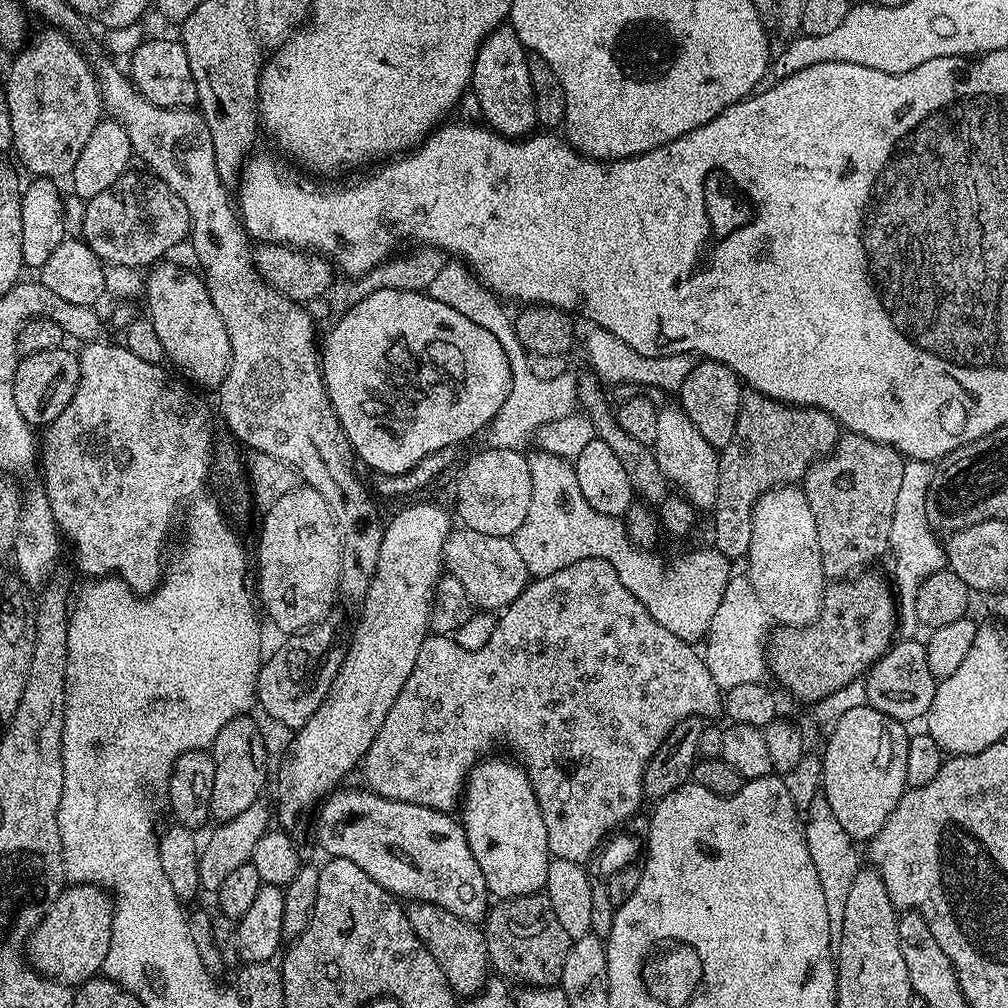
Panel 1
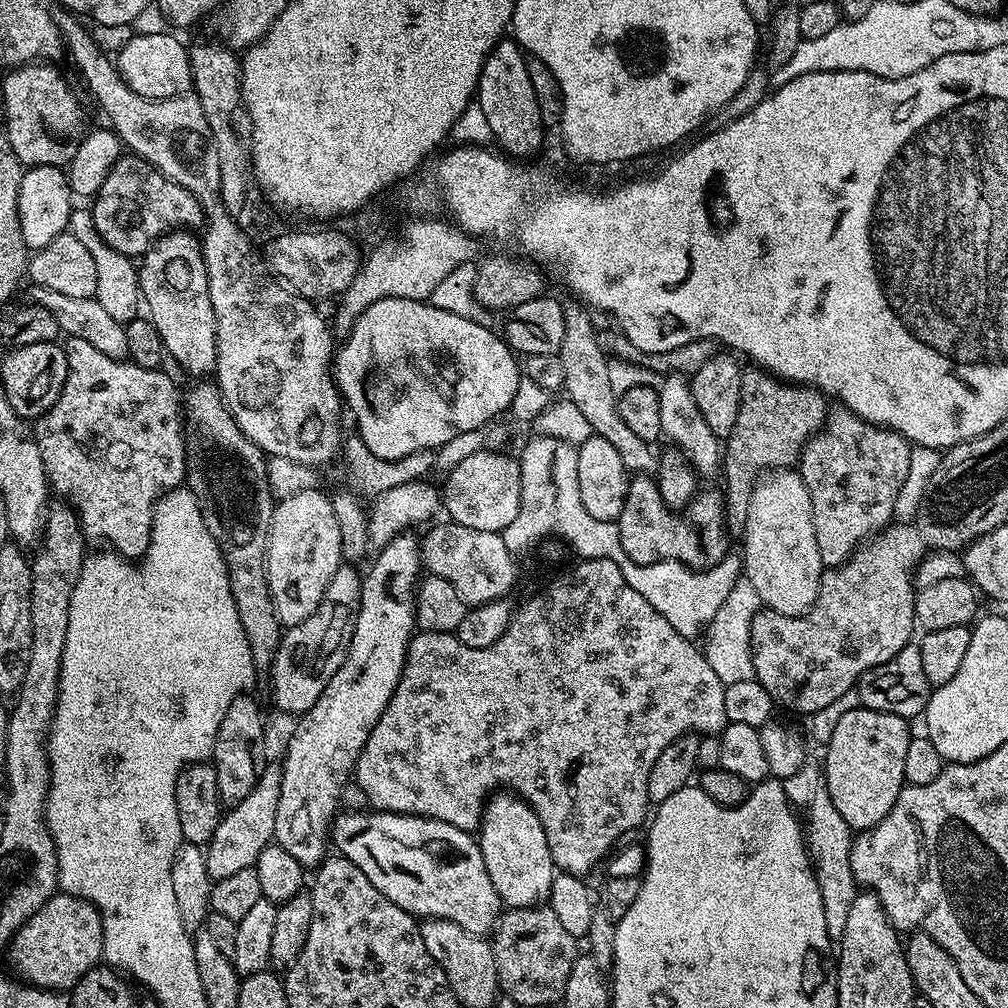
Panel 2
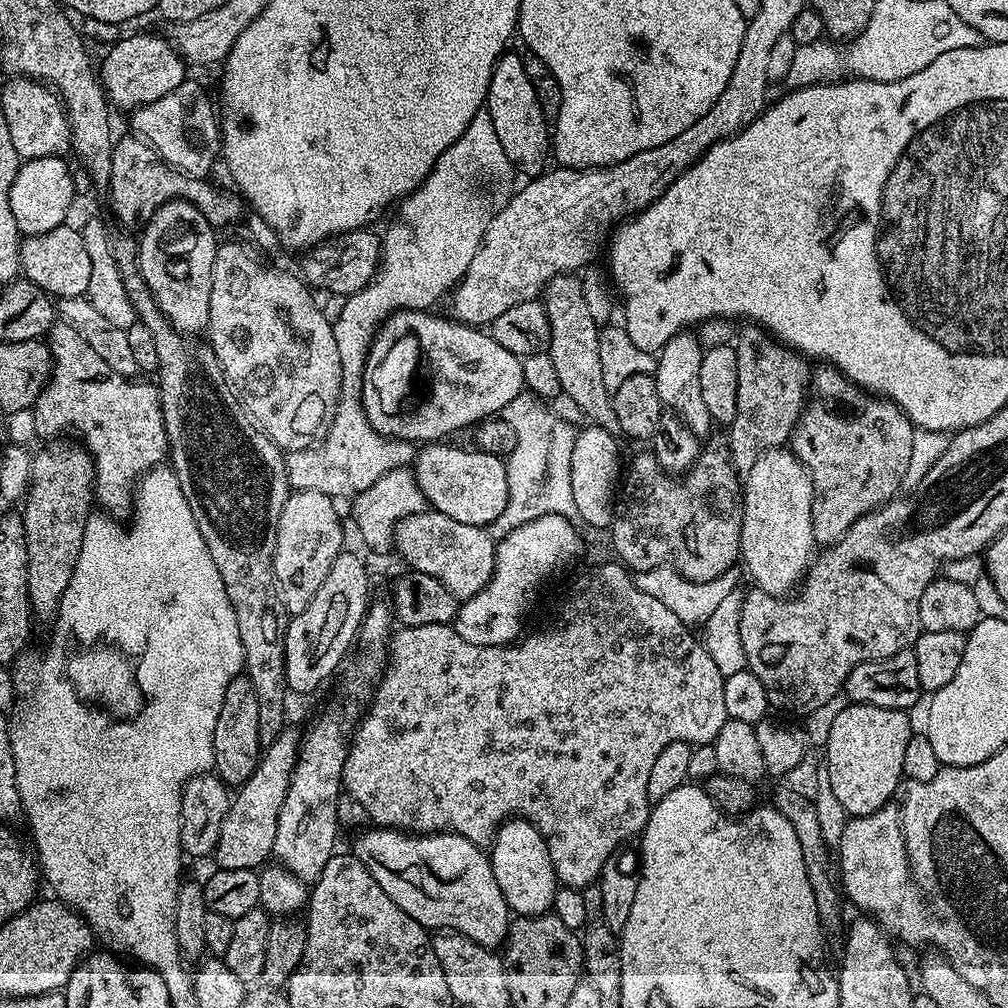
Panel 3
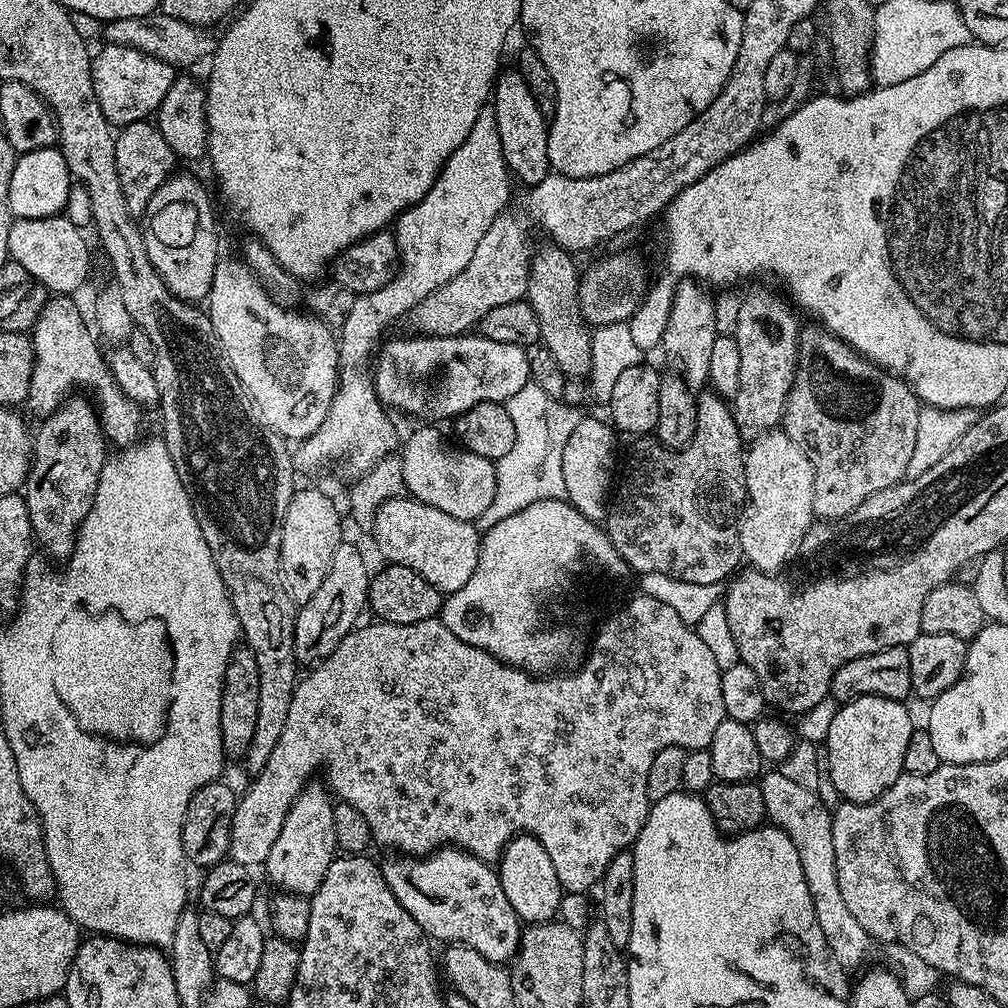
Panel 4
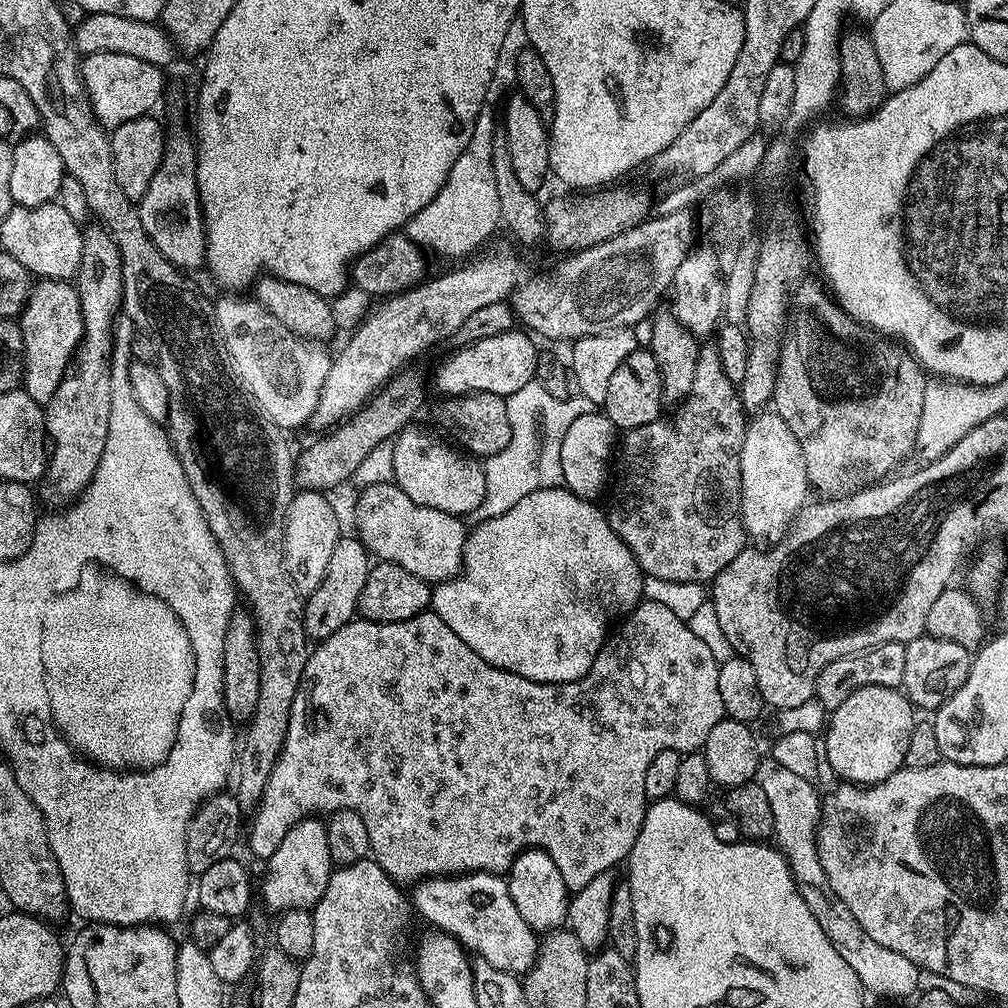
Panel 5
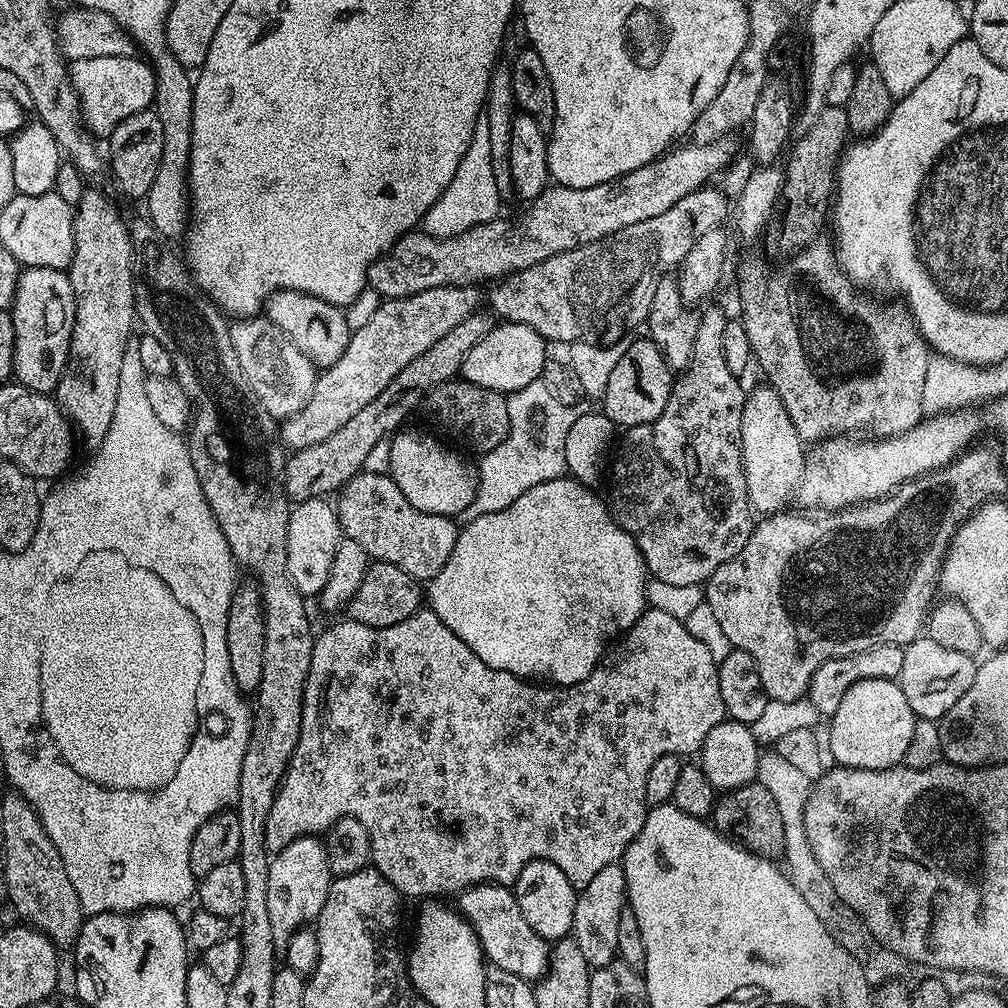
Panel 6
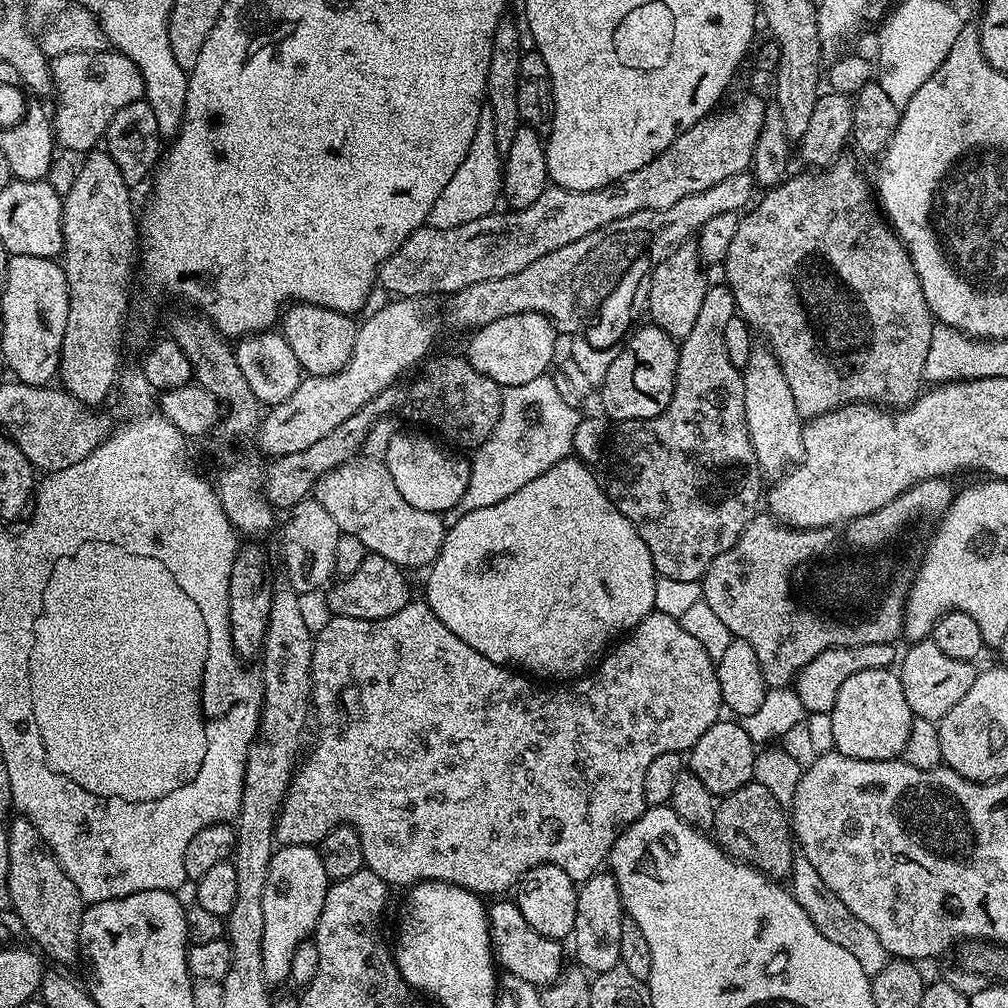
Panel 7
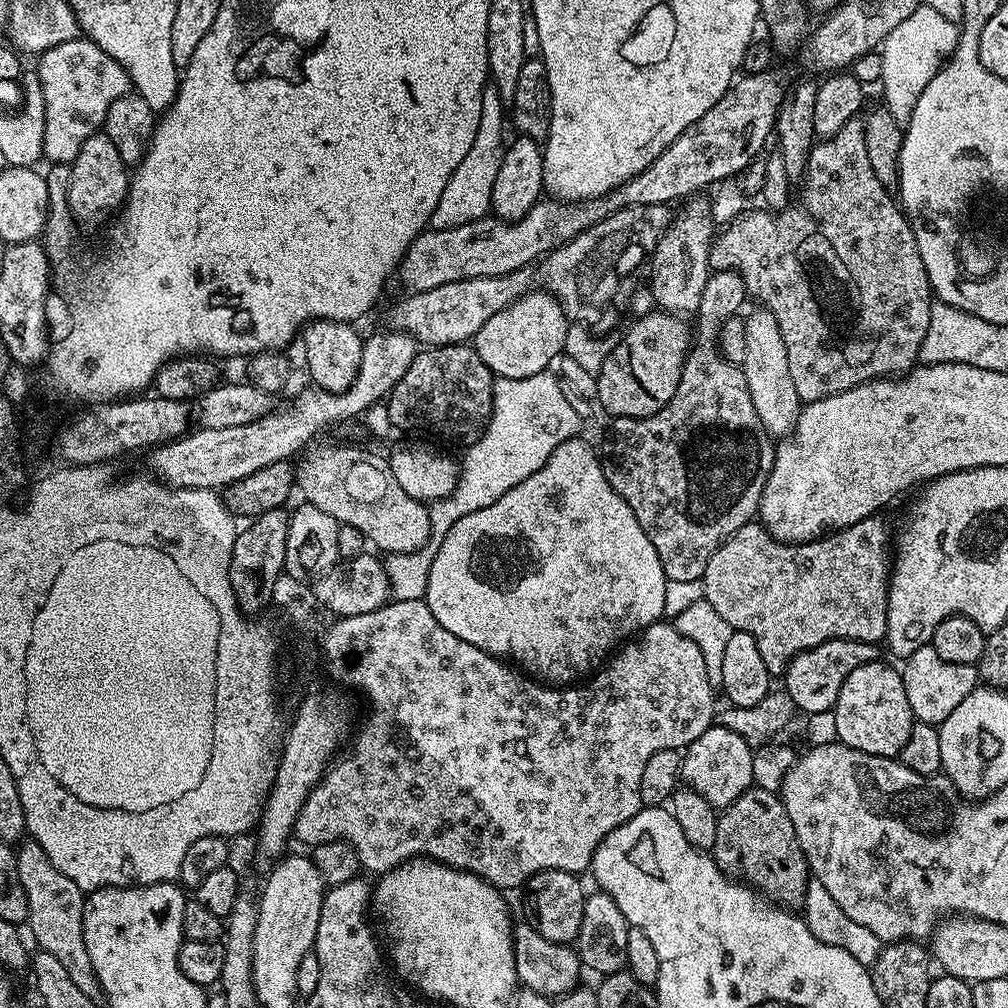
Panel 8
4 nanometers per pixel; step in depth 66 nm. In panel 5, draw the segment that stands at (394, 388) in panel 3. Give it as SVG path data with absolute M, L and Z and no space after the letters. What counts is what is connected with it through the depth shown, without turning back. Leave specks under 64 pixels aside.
M513 330L461 347L457 351L460 353L442 361L436 372L436 388L441 397L455 398L465 396L467 392L489 392L506 398L514 394L514 390L522 390L522 386L530 383L536 374L538 347L531 338L527 331Z

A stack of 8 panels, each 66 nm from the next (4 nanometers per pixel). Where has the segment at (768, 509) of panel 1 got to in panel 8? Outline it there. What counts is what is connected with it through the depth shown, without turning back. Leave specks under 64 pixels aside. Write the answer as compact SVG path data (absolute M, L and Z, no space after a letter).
M756 310L743 317L746 334L746 356L743 362L746 386L750 390L750 402L754 402L754 410L758 410L758 418L764 431L772 438L784 438L791 433L792 427L800 413L802 402L798 398L798 390L794 390L794 382L790 378L790 361L786 359L786 344L782 342L782 330L778 330L778 322L774 314L767 310Z

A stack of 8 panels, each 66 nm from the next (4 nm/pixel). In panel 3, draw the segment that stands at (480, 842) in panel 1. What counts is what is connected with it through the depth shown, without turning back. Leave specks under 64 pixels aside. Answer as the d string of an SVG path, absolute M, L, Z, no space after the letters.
M505 820L490 845L490 859L498 890L516 916L543 916L553 907L558 889L556 871L542 834L529 820Z

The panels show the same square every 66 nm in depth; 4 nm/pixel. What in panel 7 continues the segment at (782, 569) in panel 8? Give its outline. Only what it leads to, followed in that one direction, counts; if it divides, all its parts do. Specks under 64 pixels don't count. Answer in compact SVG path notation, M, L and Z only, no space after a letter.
M948 478L923 480L903 492L898 498L886 502L886 506L865 516L848 520L844 524L835 524L832 528L790 528L787 524L780 523L771 514L757 514L748 523L746 530L742 530L738 542L734 542L730 550L718 554L718 558L714 558L714 562L710 562L710 566L704 571L702 598L710 606L710 610L718 614L720 621L726 625L726 630L730 630L735 639L745 640L750 642L750 646L754 646L754 655L758 657L758 666L762 666L764 681L768 683L769 688L789 687L802 670L802 666L818 658L818 654L822 654L822 650L827 648L857 648L870 646L874 642L890 644L899 641L904 630L904 600L908 597L912 585L914 562L921 559L922 541L933 531L934 525L944 515L944 509L952 502L954 495L952 483L953 481Z

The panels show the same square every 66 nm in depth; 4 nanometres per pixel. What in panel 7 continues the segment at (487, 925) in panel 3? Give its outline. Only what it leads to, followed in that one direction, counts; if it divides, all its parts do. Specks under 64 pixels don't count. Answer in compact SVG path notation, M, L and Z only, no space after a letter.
M496 898L487 905L488 932L492 935L492 950L499 967L509 976L522 978L522 982L537 986L553 984L566 964L564 952L560 949L563 948L561 941L538 934L538 930L522 918L520 907L511 899L504 899L508 898Z

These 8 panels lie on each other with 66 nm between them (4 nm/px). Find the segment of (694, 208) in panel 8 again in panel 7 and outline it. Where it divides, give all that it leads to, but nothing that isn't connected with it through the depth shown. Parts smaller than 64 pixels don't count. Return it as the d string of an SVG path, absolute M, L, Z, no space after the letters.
M687 240L679 248L673 248L662 263L652 268L647 281L646 296L648 292L651 323L675 340L683 340L686 334L690 334L690 329L698 318L699 307L702 306L702 298L705 297L708 287L708 281L701 269L703 270L699 247L693 241Z

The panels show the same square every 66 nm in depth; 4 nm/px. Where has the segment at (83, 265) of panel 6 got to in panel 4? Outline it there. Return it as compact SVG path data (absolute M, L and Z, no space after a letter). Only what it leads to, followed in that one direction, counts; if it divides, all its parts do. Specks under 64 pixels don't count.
M72 394L49 416L39 421L40 429L35 429L32 445L32 468L28 471L27 481L22 489L24 505L30 510L30 526L37 545L44 547L43 555L49 561L67 561L76 545L76 533L82 526L94 494L98 490L100 475L104 469L106 437L100 427L100 414L91 399L84 394Z

